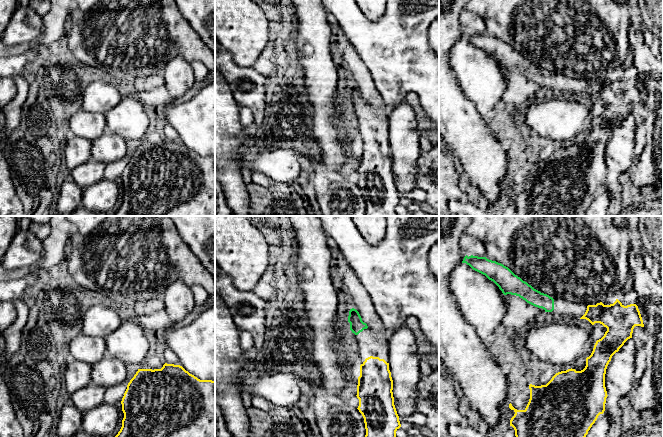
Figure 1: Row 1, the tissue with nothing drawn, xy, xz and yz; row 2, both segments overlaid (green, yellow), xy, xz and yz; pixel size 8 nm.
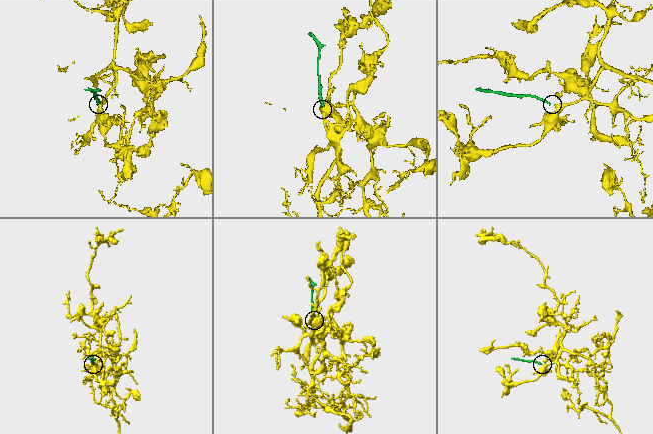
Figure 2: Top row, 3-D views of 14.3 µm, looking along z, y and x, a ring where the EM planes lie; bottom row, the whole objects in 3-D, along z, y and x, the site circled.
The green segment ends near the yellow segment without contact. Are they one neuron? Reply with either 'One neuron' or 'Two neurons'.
One neuron

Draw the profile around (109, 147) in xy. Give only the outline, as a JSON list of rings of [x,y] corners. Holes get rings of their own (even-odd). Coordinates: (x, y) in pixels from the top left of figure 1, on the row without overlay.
[[[107,129],[91,143],[91,158],[101,163],[108,164],[118,161],[127,153],[126,141]]]

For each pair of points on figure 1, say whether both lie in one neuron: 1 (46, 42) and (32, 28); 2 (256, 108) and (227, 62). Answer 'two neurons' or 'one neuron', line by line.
1: two neurons
2: one neuron

